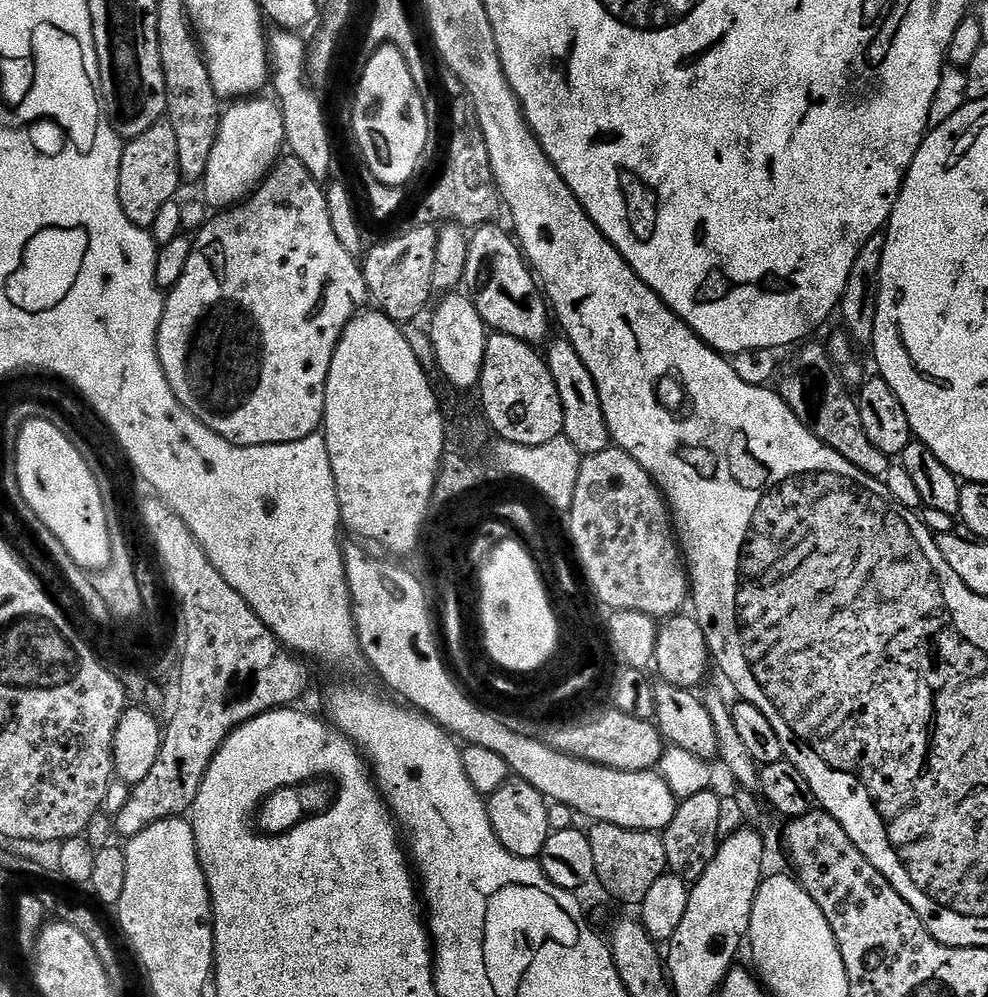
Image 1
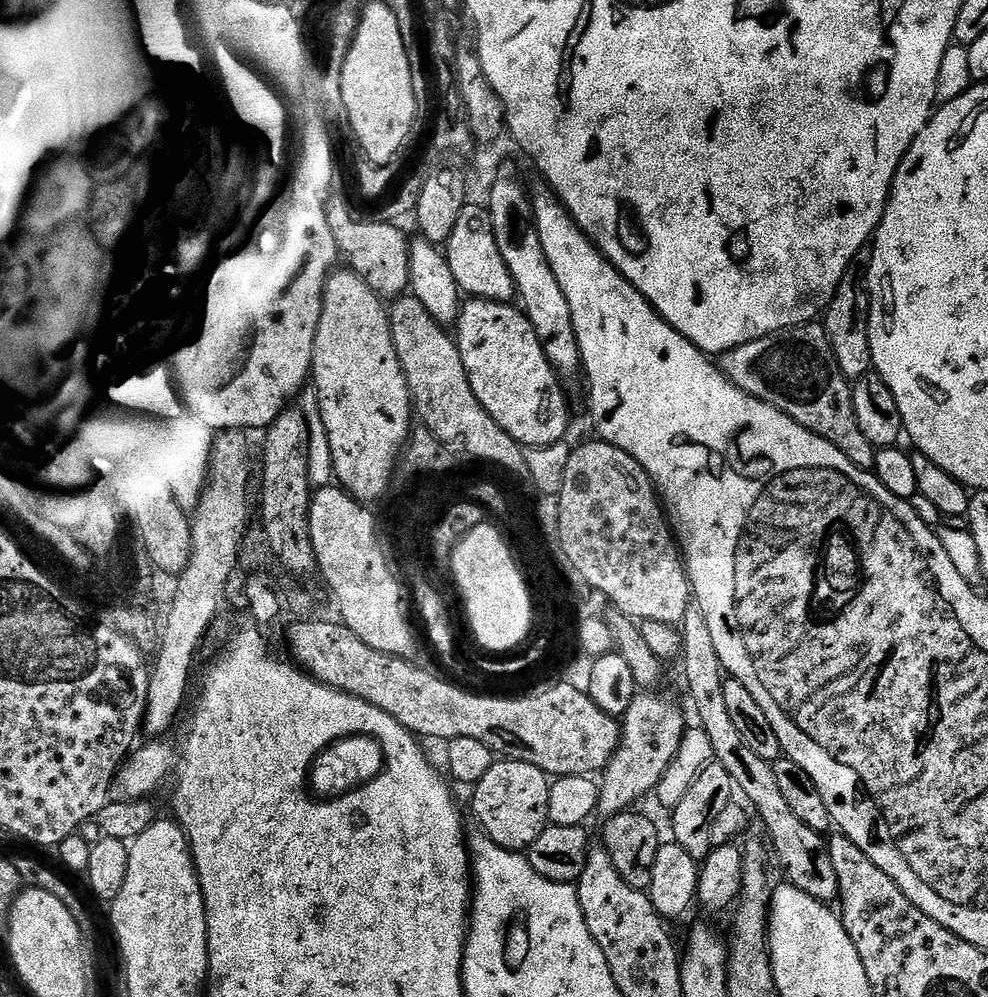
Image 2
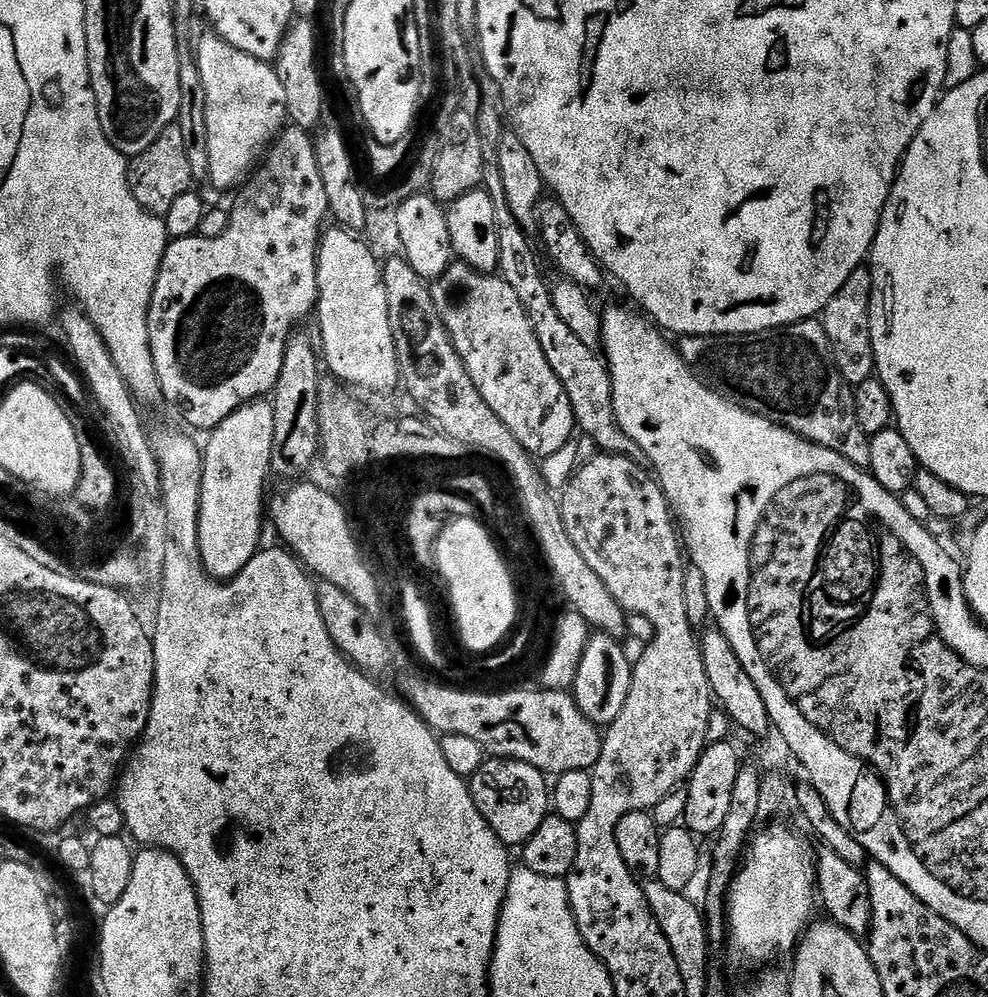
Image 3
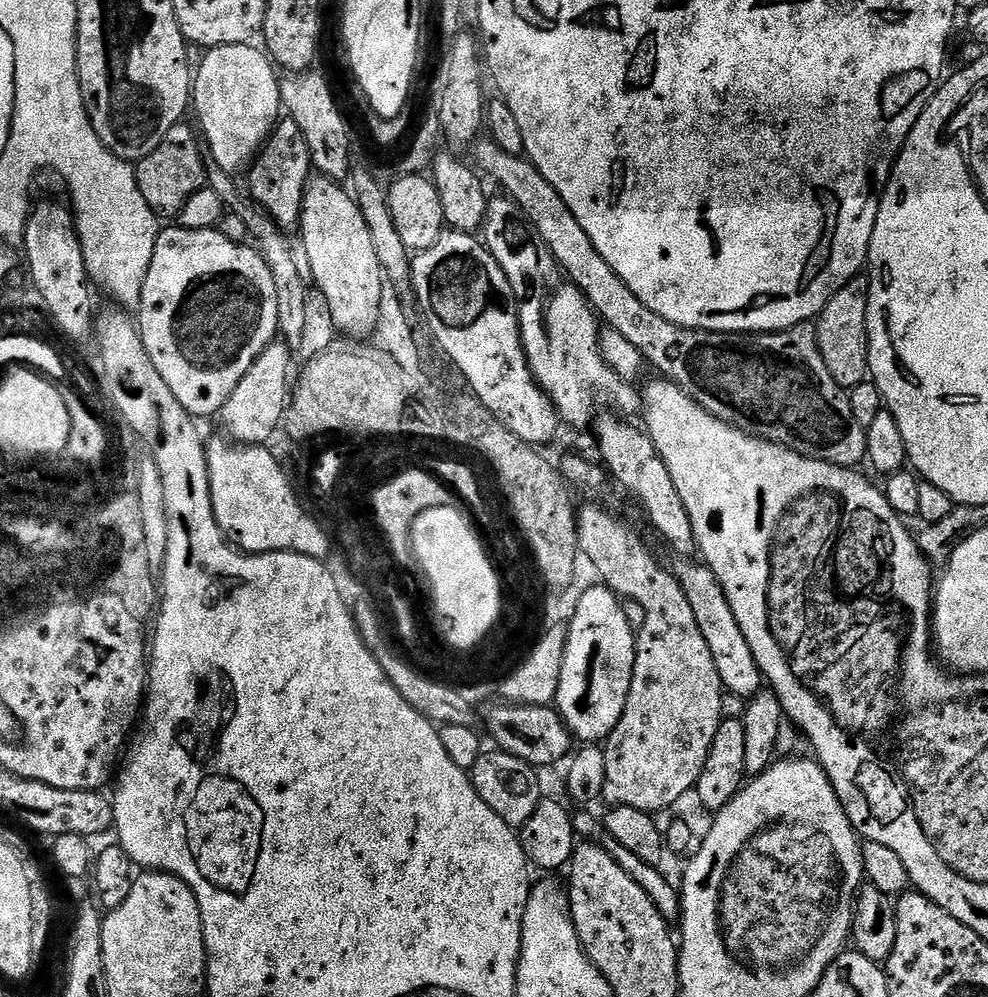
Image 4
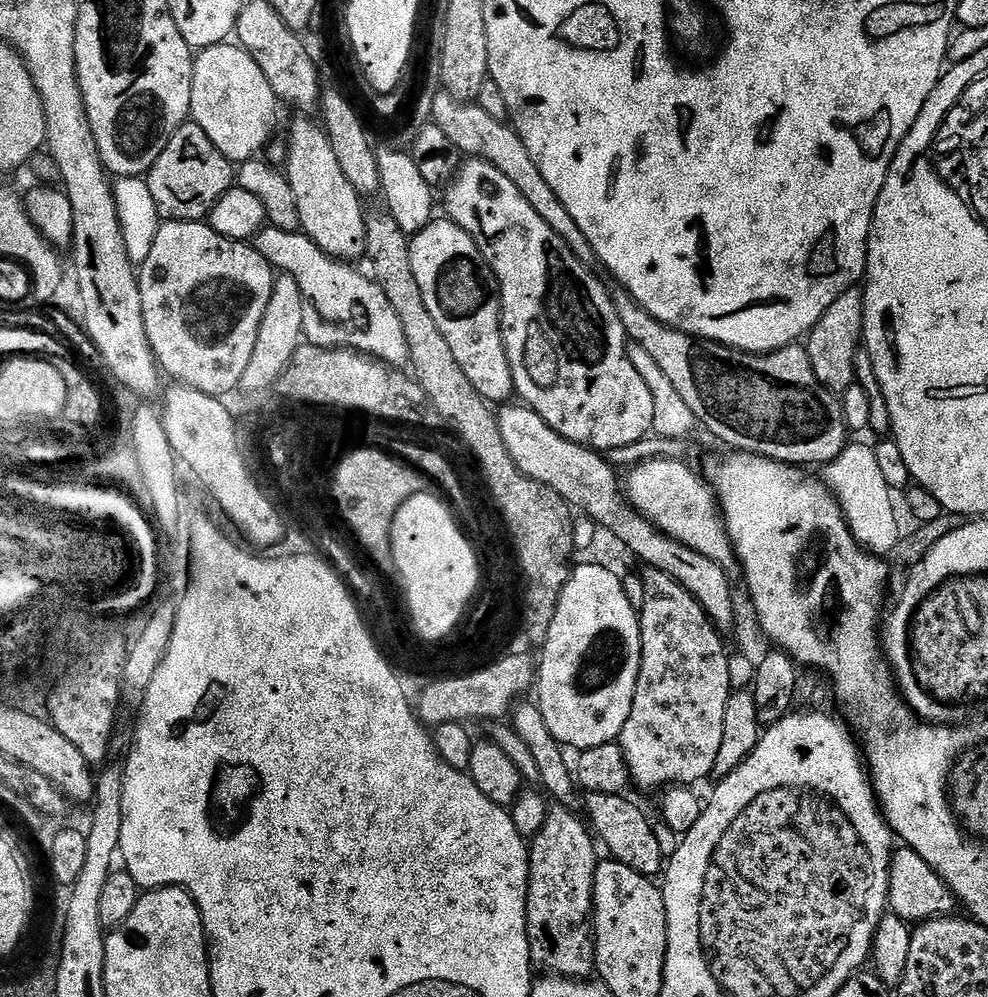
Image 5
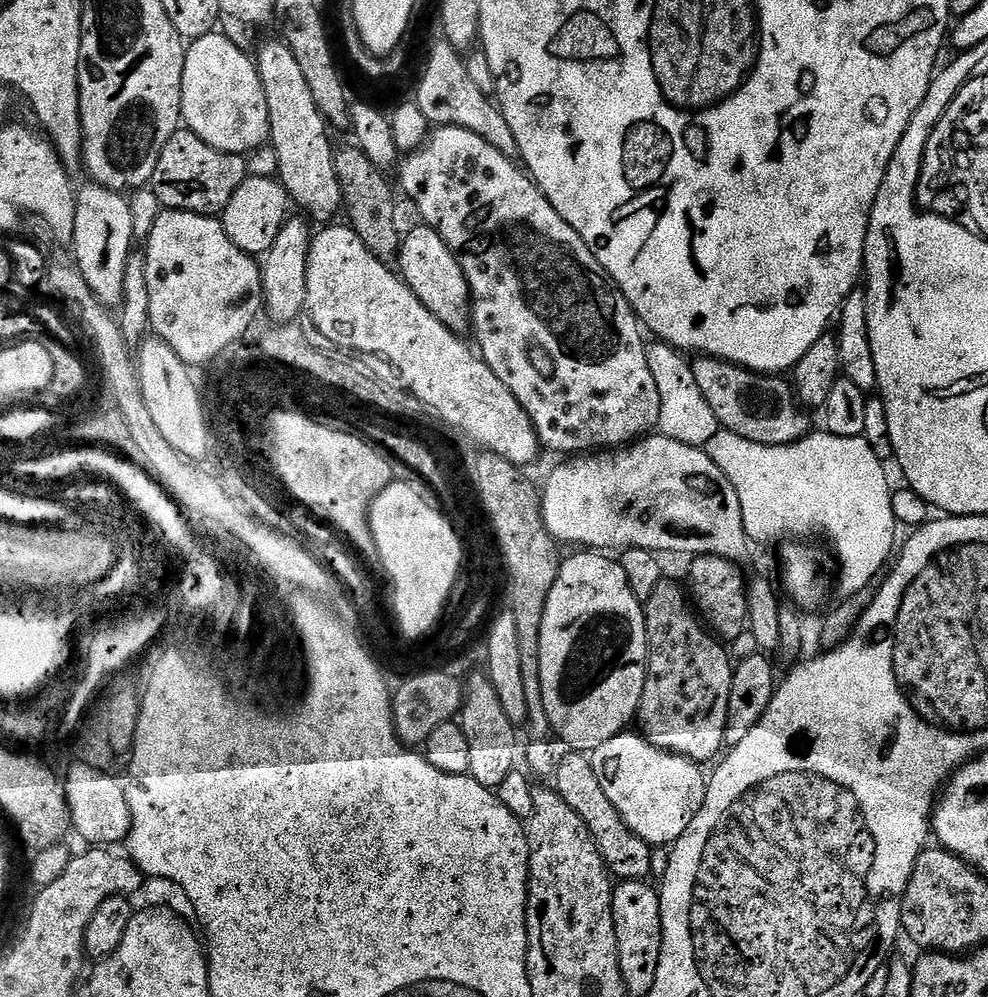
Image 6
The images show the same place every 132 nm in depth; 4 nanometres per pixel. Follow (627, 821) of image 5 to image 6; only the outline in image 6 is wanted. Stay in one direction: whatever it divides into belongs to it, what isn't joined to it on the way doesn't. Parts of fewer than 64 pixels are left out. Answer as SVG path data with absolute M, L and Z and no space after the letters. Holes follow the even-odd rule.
M569 751L568 757L561 759L556 765L554 773L554 787L556 793L563 798L566 806L586 822L598 850L602 854L604 864L612 873L617 881L621 880L643 880L647 881L652 876L652 867L650 858L652 857L653 845L648 844L614 810L614 802L606 798L602 791L602 785L598 783L598 774L594 767L593 761L583 752Z

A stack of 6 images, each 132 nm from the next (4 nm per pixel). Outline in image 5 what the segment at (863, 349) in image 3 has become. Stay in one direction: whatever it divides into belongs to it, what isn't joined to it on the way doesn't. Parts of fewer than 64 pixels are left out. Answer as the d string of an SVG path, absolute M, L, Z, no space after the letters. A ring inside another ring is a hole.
M859 287L846 290L822 314L820 321L813 326L806 337L808 357L814 366L814 374L822 386L842 394L851 384L856 383L856 356L862 350L864 338L864 293Z

